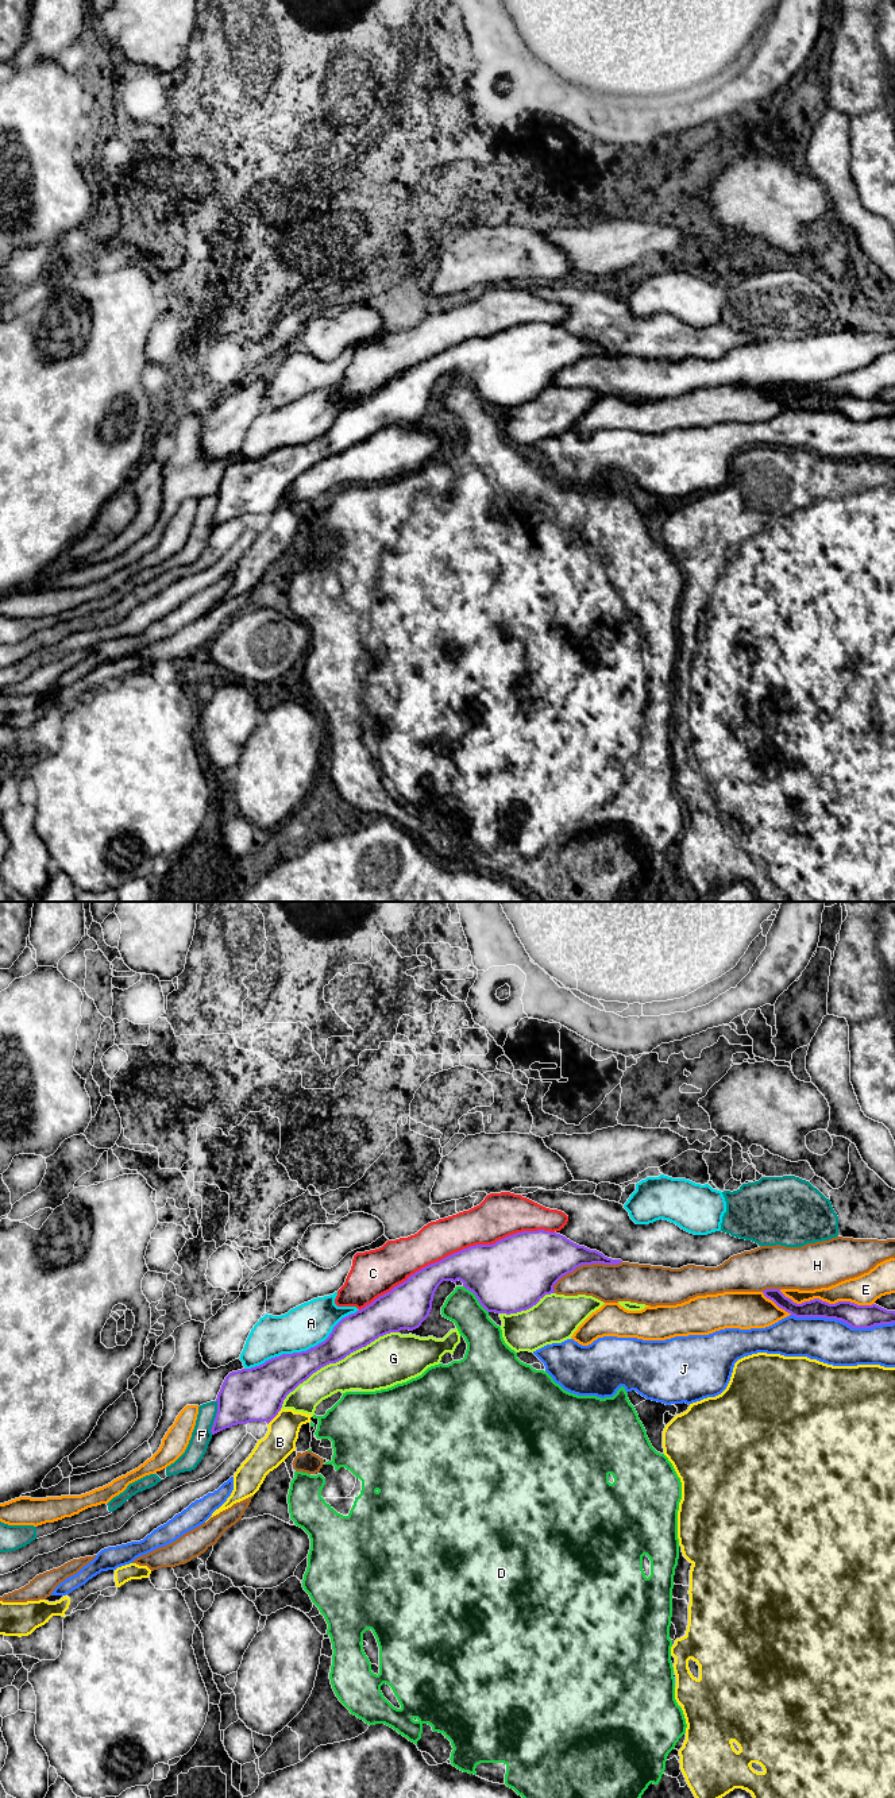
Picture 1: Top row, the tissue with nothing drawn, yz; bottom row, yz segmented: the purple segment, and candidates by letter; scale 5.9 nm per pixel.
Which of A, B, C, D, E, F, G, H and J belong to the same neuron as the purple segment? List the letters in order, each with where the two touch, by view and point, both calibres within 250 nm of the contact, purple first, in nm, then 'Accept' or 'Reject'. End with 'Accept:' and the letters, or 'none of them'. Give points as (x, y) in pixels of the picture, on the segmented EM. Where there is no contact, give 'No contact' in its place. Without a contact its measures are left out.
A: Touches purple at yz (303, 1351). Thickness 240 nm (purple) against 260 nm. Reject
B: Touches purple at yz (274, 1416). Thickness 320 nm (purple) against 190 nm. Reject
C: Touches purple at yz (458, 1251). Thickness 340 nm (purple) against 240 nm. Reject
D: Touches purple at yz (477, 1297). Thickness 440 nm (purple) against 220 nm. Reject
E: Touches purple at yz (825, 1301). Thickness 140 nm (purple) against 180 nm. Reject
F: Touches purple at yz (215, 1418). Thickness 320 nm (purple) against 120 nm. Reject
G: Touches purple at yz (336, 1361). Thickness 200 nm (purple) against 280 nm. Reject
H: Touches purple at yz (585, 1264). Thickness 320 nm (purple) against 220 nm. Reject
J: Touches purple at yz (843, 1320). Thickness 140 nm (purple) against 260 nm. Reject
Accept: none of them

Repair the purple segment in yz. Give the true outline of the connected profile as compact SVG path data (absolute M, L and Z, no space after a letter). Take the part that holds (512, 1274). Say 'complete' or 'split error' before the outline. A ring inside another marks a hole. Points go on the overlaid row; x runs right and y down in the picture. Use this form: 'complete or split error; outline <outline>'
complete; outline M544 1230L522 1231L499 1239L493 1245L475 1245L463 1249L443 1258L439 1262L423 1268L421 1270L408 1277L406 1281L394 1286L390 1292L375 1299L371 1304L366 1305L360 1311L356 1311L355 1313L343 1317L333 1327L329 1336L317 1346L301 1353L282 1354L279 1357L266 1361L259 1366L229 1373L225 1377L216 1398L217 1413L211 1432L212 1435L215 1435L232 1425L247 1424L250 1421L266 1421L269 1424L281 1411L286 1396L321 1367L344 1359L351 1353L366 1347L379 1336L390 1332L400 1332L401 1330L413 1331L418 1328L421 1323L429 1316L435 1292L443 1281L452 1281L456 1284L456 1281L459 1280L463 1282L463 1286L466 1289L475 1295L479 1304L487 1312L510 1315L526 1311L536 1305L545 1295L555 1293L555 1284L563 1276L572 1273L576 1268L582 1265L618 1265L621 1262L621 1259L607 1258L597 1250L590 1250L585 1246L579 1246L560 1234Z

